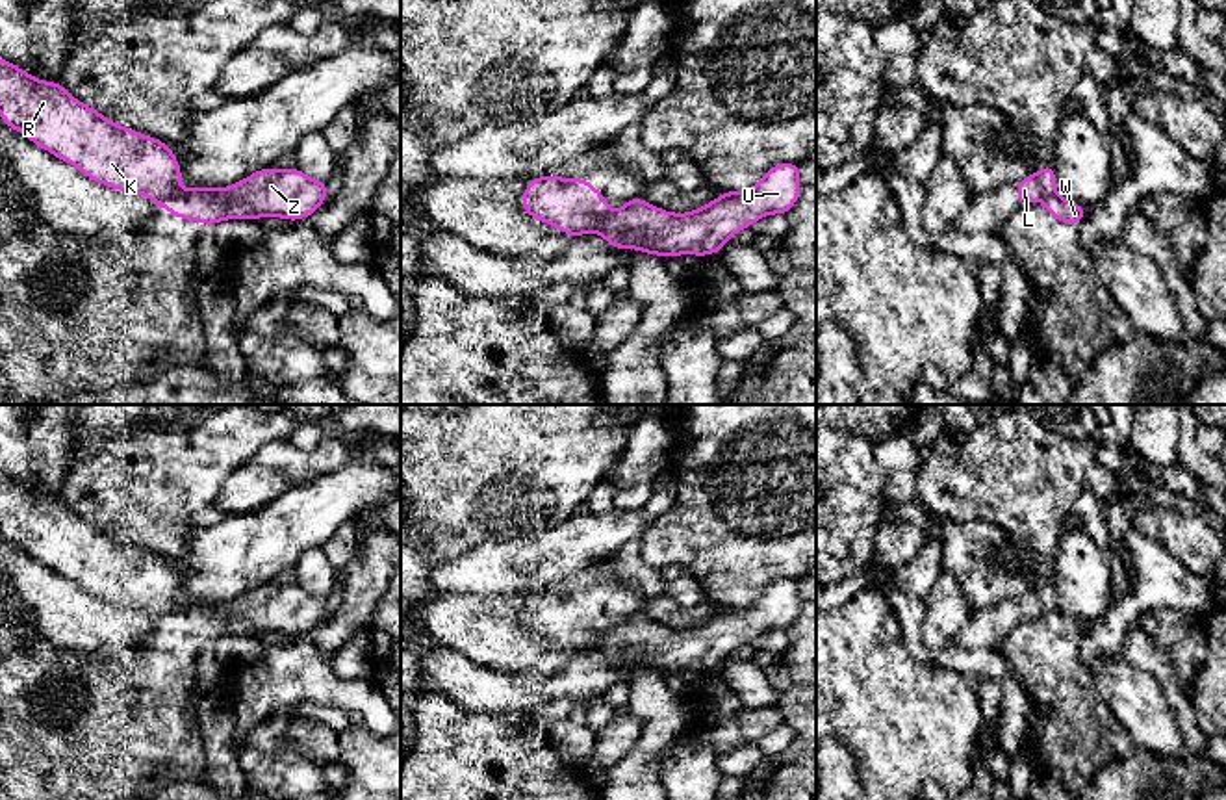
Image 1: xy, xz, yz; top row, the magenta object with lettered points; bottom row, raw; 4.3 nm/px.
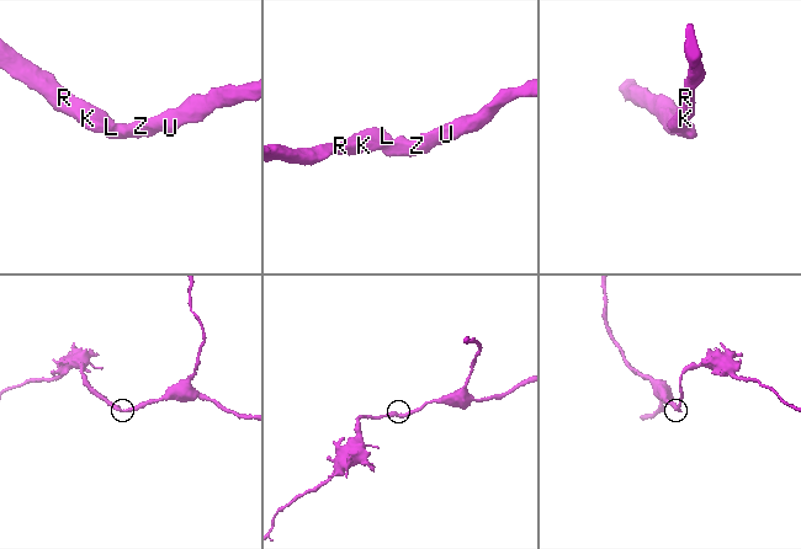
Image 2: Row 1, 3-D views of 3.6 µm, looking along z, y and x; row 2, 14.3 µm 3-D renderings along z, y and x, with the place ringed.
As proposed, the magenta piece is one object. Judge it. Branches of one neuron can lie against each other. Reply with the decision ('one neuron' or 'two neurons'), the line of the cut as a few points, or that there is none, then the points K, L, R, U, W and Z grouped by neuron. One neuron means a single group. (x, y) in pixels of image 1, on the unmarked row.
two neurons; cut xy (186, 607), (164, 620); groups K L R / U W Z

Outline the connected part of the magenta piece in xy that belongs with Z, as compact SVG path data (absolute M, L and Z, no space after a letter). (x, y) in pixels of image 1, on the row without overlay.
M273 581L228 603L193 603L165 618L180 635L215 640L226 635L310 633L326 616L328 598L313 596L300 585L278 587Z

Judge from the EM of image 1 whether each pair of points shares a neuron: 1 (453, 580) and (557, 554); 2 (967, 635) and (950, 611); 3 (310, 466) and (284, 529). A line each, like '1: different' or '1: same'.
1: same
2: different
3: different

